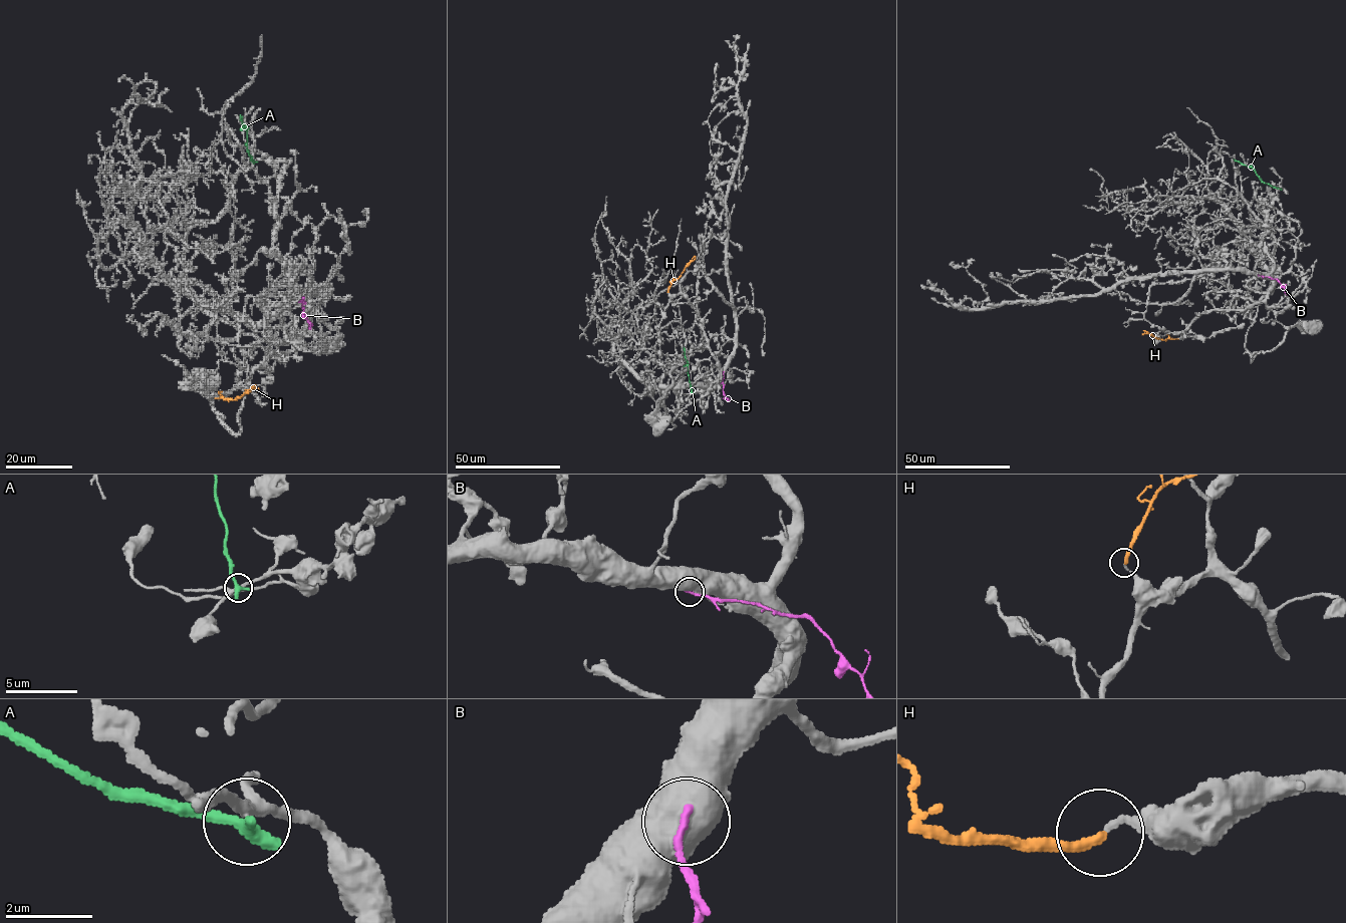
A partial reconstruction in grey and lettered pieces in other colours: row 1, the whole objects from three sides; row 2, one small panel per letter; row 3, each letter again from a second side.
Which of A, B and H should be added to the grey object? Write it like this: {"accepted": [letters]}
{"accepted": []}

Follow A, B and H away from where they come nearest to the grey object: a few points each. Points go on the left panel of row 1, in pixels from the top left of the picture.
A: (254, 162), (246, 146), (247, 127), (240, 116)
B: (302, 298), (303, 314), (309, 328)
H: (216, 397), (235, 399), (252, 388), (258, 390)

